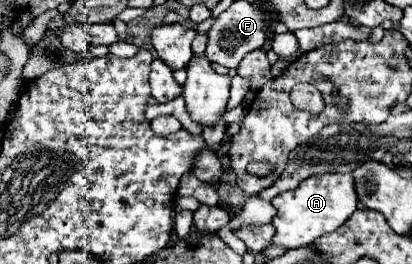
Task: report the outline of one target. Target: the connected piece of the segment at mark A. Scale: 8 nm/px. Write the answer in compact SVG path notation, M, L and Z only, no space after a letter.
M327 172L315 174L301 182L295 190L279 194L271 204L277 208L277 216L273 218L273 226L277 230L273 244L285 248L303 248L313 244L319 236L337 230L351 214L357 210L357 192L355 178L351 172Z

